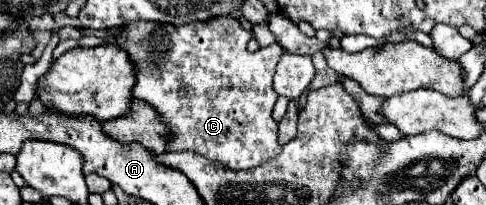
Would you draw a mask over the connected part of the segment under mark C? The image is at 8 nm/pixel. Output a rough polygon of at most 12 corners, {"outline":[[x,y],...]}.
{"outline":[[233,16],[109,36],[133,96],[231,170],[281,152],[283,48]]}

